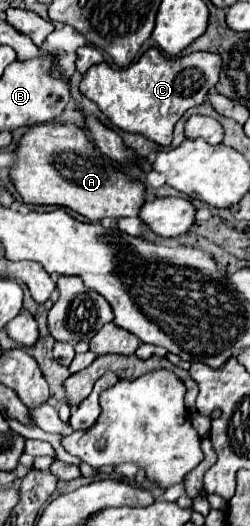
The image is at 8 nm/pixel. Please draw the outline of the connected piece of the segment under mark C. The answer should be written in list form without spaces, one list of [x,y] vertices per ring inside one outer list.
[[[147,49],[137,63],[125,69],[111,69],[107,63],[91,67],[79,85],[81,95],[95,101],[103,115],[121,131],[141,133],[157,145],[171,145],[173,127],[187,109],[205,101],[209,89],[219,81],[221,57],[197,51],[181,59],[169,59],[159,49]]]

